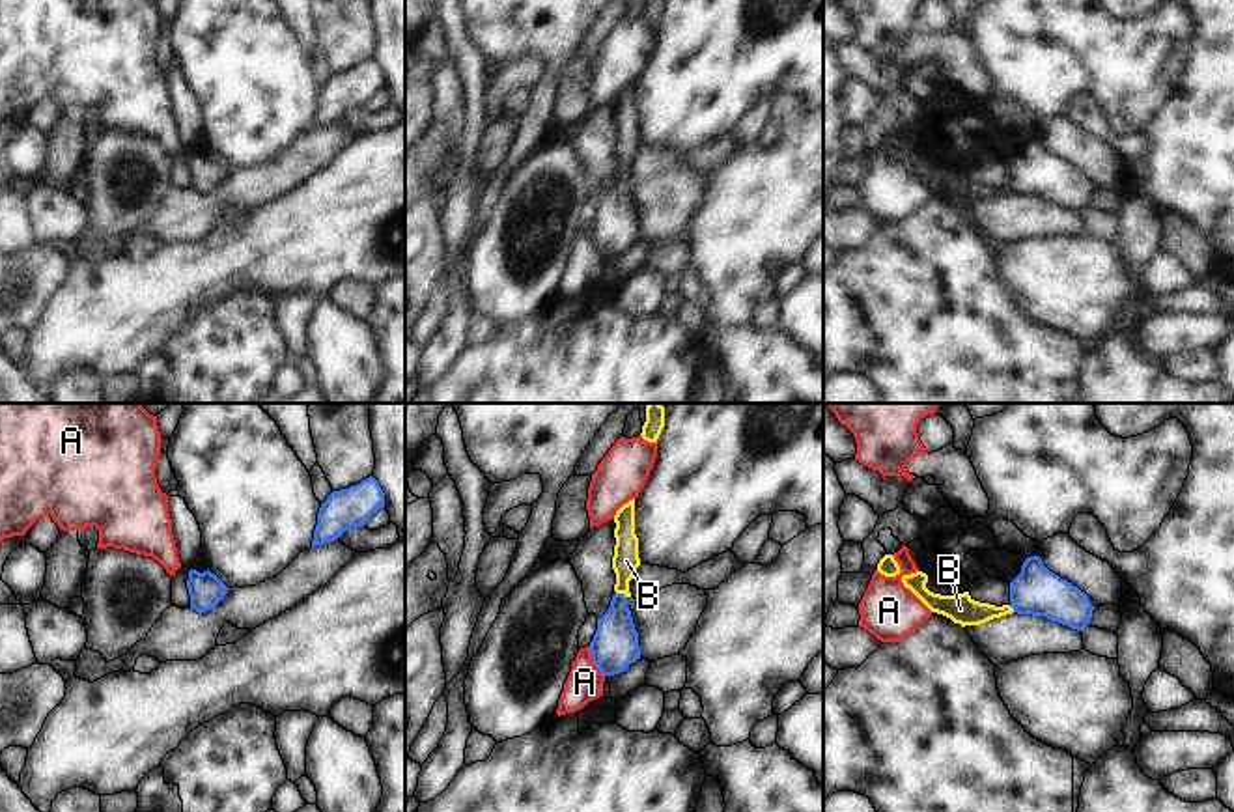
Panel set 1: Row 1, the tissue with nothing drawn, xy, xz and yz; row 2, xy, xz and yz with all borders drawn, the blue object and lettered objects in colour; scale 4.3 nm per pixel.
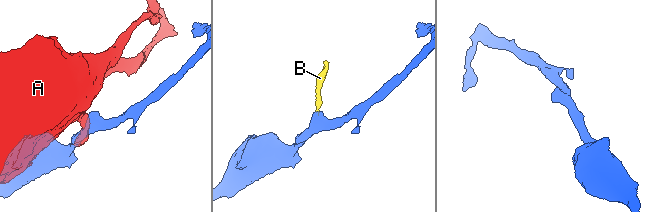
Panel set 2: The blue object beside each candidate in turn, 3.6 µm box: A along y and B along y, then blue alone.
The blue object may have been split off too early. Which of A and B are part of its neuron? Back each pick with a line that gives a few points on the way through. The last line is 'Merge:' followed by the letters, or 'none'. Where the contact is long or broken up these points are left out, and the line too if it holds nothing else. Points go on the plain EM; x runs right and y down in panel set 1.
B: runs through xz (615, 228), (622, 176), (626, 142)
Merge: B

